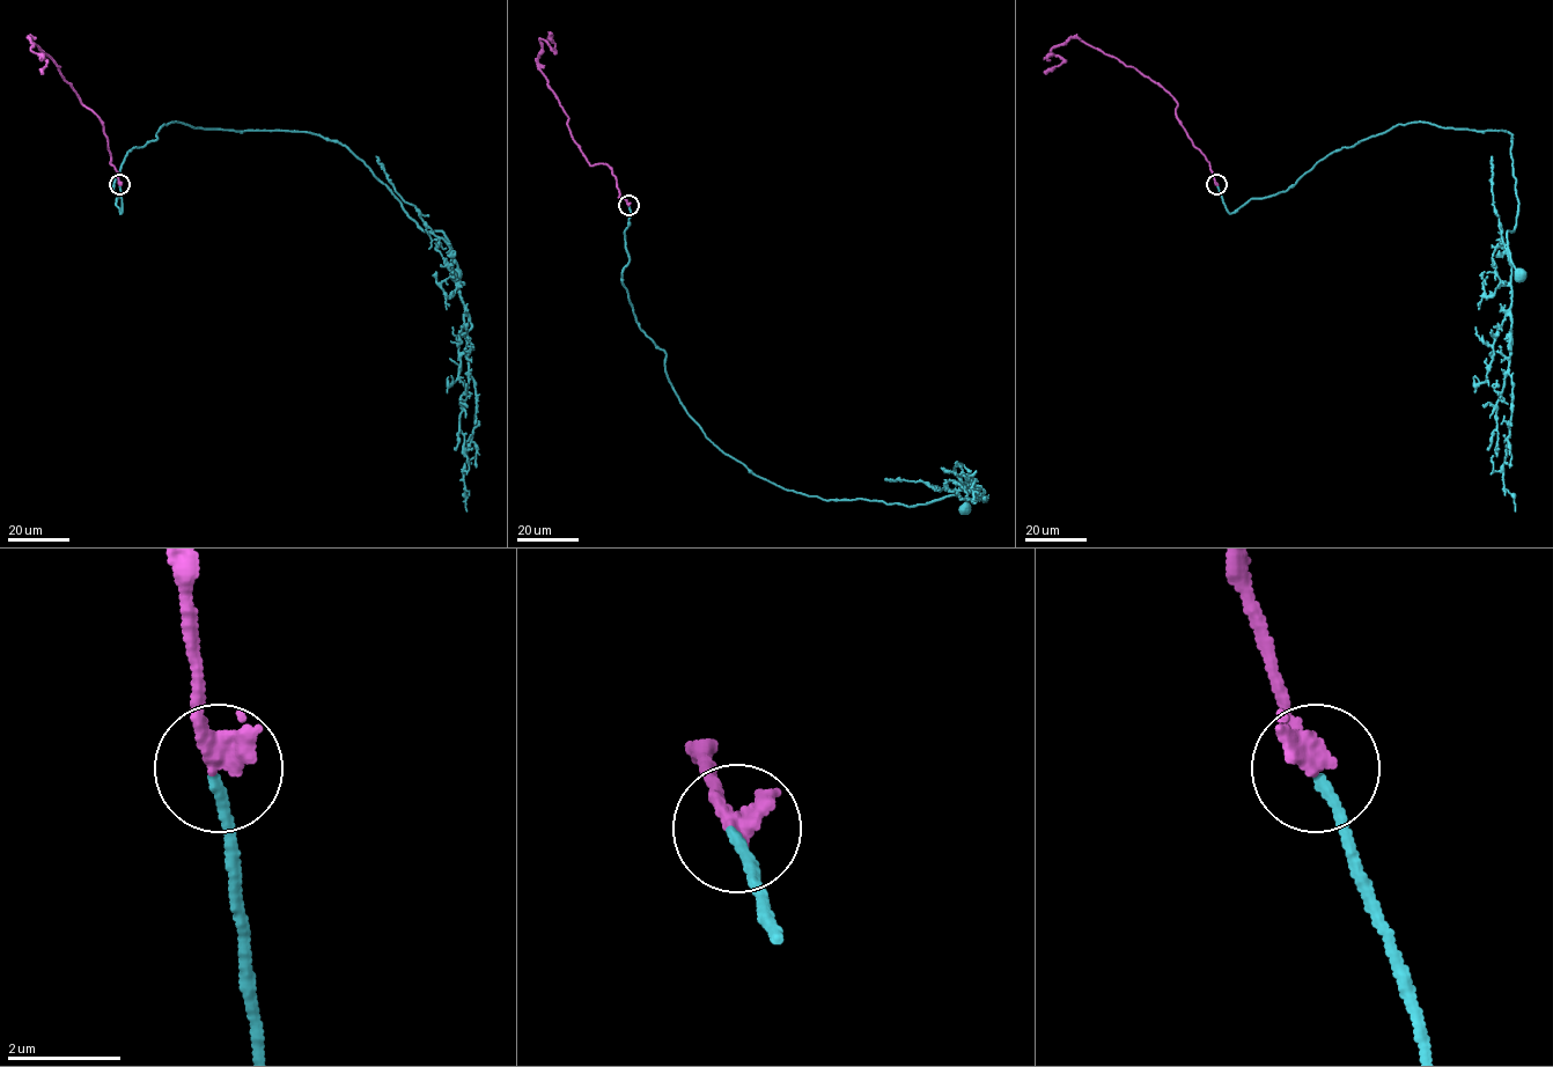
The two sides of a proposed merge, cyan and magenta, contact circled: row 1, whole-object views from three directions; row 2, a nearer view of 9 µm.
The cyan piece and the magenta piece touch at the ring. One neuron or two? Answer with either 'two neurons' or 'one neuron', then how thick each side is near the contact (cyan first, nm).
one neuron | 180/440 nm

